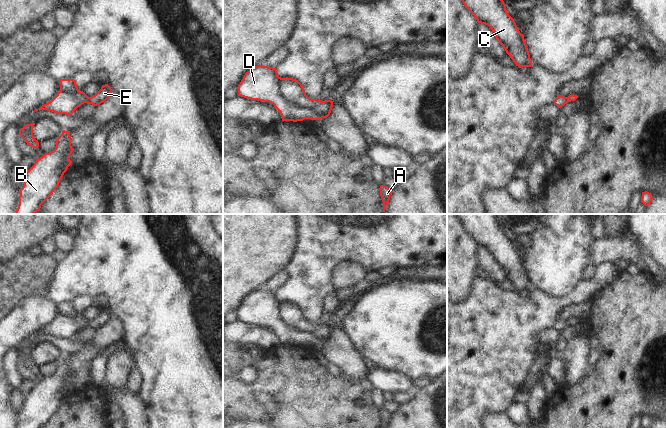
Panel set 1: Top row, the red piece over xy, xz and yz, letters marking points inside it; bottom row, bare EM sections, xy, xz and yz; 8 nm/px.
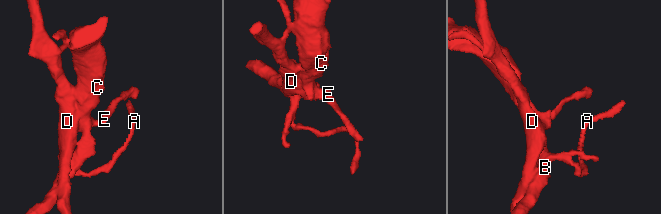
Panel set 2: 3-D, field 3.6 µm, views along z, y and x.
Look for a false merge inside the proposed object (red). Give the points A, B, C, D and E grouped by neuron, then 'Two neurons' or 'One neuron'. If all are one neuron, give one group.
Groups: A B C E / D. Two neurons

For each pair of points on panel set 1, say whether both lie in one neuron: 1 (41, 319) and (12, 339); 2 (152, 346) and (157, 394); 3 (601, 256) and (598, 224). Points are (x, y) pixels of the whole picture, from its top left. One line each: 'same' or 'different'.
1: same
2: same
3: different

